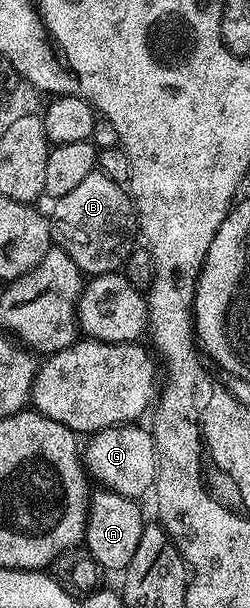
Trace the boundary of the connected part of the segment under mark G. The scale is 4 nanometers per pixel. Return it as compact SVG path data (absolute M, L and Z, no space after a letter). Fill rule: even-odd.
M132 423L118 424L116 428L104 428L102 432L92 433L89 445L83 448L83 464L88 475L94 481L98 480L102 489L115 492L121 496L140 498L145 491L154 487L157 479L157 448L153 445L153 437L148 431L145 432L141 426L134 426Z

